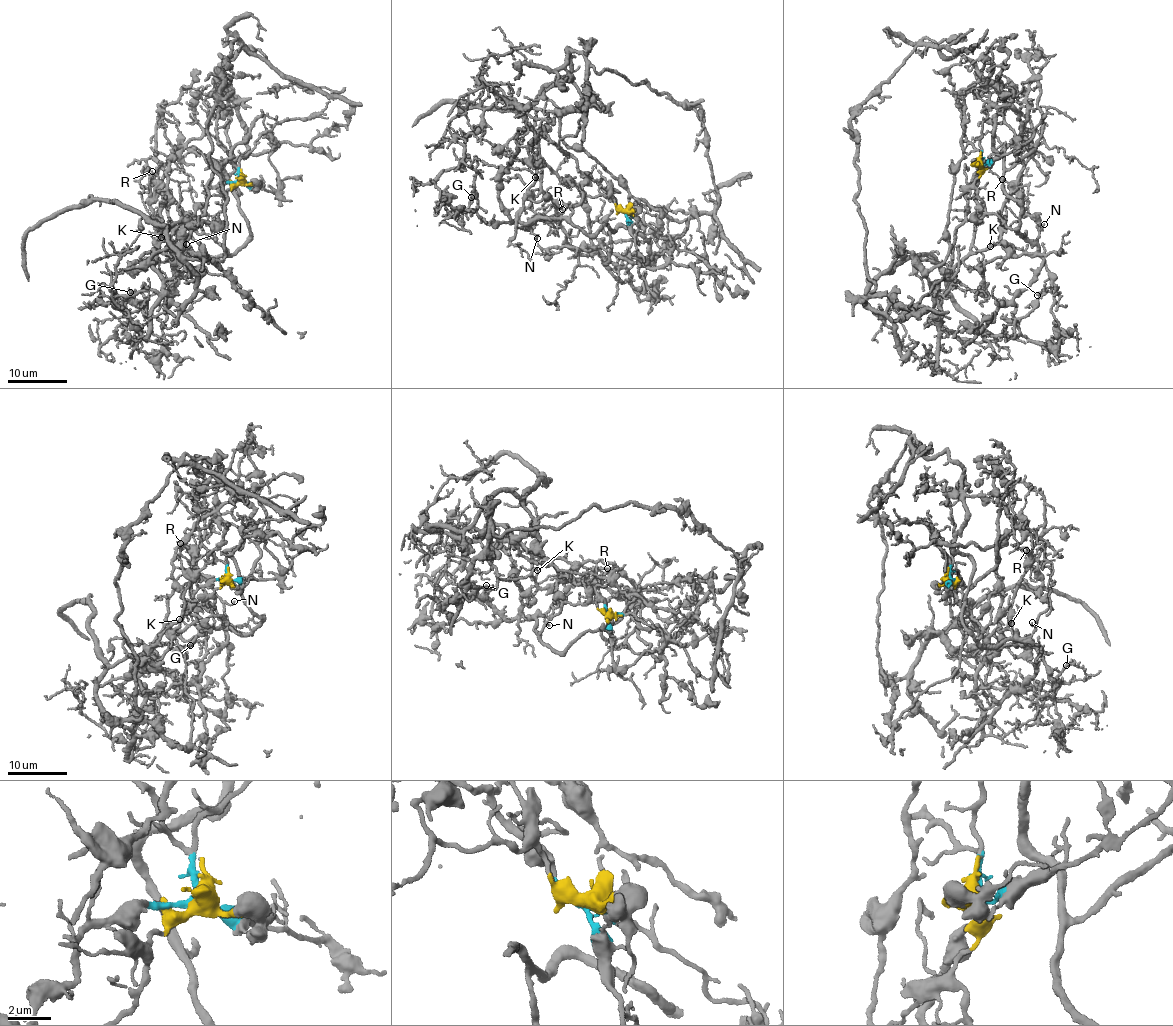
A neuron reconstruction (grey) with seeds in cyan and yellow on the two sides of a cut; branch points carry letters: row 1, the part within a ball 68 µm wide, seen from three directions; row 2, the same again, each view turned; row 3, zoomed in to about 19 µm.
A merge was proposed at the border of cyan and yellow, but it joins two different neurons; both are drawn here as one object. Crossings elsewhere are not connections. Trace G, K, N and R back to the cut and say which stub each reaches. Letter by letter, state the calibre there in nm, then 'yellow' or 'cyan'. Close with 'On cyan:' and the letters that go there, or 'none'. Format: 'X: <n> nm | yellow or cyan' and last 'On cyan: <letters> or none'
G: 160 nm | cyan
K: 130 nm | cyan
N: 130 nm | yellow
R: 110 nm | yellow
On cyan: G, K

